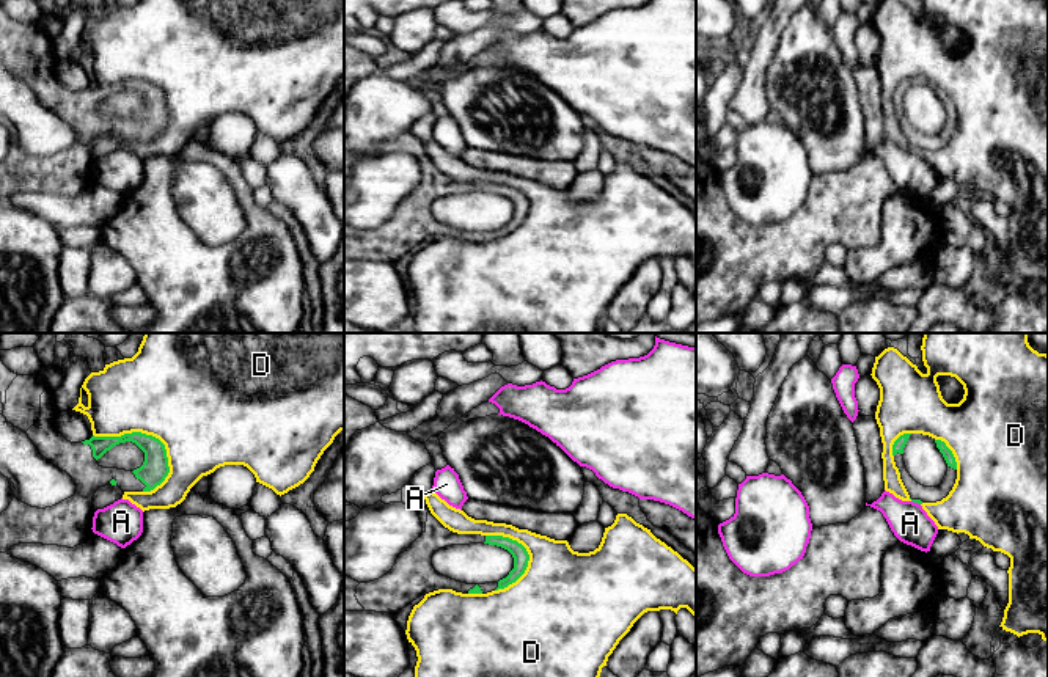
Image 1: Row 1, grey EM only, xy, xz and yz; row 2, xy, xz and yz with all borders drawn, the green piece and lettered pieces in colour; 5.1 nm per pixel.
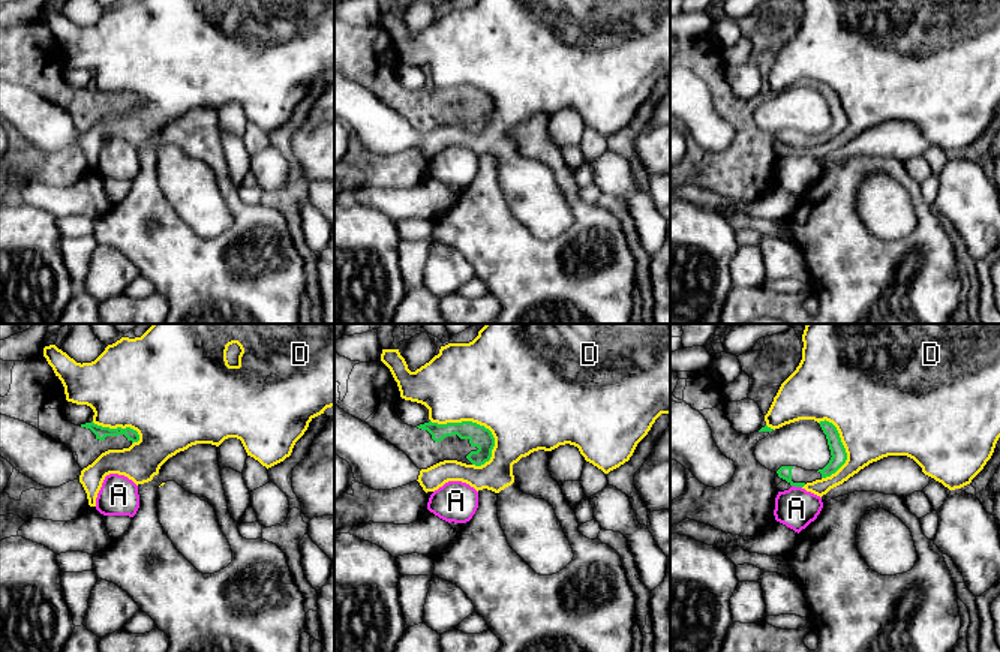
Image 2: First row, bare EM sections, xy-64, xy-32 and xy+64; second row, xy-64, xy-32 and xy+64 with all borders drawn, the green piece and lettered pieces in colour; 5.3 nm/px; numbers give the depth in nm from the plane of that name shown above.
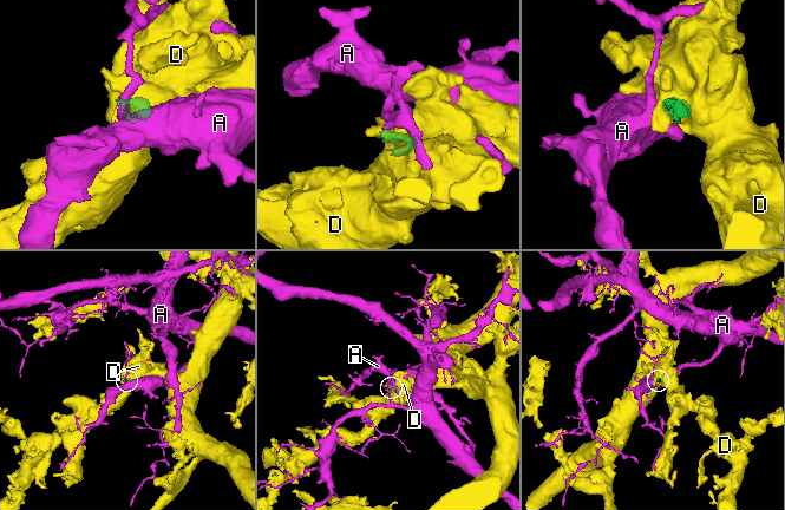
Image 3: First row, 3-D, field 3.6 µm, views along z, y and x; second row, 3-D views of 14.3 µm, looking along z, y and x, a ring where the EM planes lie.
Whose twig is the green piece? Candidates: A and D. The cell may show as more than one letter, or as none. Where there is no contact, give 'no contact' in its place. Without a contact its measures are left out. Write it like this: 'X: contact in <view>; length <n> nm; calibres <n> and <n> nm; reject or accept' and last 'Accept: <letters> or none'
A: contact in yz; length 50 nm; calibres 20 and 200 nm; reject
D: contact in xy; length 440 nm; calibres 140 and 460 nm; reject
Accept: none

